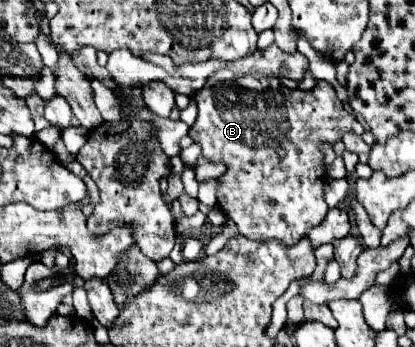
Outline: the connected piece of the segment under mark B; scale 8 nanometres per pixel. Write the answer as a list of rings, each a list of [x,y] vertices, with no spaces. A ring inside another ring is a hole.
[[[223,68],[215,72],[199,92],[195,92],[193,100],[199,116],[189,130],[189,136],[203,148],[203,156],[209,162],[223,162],[227,166],[225,174],[217,178],[217,204],[237,224],[239,234],[257,242],[277,238],[291,246],[323,222],[329,206],[323,198],[327,176],[321,148],[323,144],[333,146],[345,132],[355,132],[357,136],[365,132],[355,116],[345,112],[335,88],[327,80],[317,80],[313,90],[305,92],[301,88],[291,90],[283,86],[277,76],[263,76],[259,72],[235,76],[231,70]],[[281,148],[285,150],[283,158],[277,154]]]

